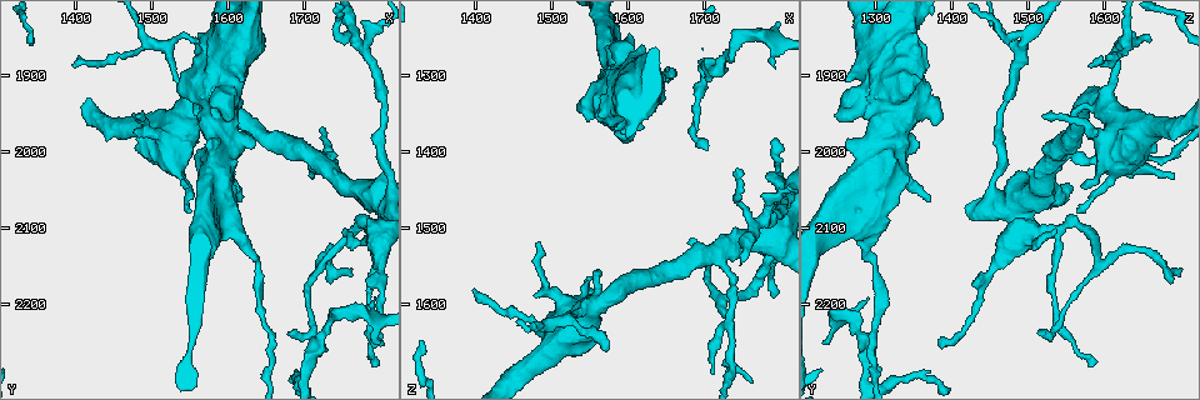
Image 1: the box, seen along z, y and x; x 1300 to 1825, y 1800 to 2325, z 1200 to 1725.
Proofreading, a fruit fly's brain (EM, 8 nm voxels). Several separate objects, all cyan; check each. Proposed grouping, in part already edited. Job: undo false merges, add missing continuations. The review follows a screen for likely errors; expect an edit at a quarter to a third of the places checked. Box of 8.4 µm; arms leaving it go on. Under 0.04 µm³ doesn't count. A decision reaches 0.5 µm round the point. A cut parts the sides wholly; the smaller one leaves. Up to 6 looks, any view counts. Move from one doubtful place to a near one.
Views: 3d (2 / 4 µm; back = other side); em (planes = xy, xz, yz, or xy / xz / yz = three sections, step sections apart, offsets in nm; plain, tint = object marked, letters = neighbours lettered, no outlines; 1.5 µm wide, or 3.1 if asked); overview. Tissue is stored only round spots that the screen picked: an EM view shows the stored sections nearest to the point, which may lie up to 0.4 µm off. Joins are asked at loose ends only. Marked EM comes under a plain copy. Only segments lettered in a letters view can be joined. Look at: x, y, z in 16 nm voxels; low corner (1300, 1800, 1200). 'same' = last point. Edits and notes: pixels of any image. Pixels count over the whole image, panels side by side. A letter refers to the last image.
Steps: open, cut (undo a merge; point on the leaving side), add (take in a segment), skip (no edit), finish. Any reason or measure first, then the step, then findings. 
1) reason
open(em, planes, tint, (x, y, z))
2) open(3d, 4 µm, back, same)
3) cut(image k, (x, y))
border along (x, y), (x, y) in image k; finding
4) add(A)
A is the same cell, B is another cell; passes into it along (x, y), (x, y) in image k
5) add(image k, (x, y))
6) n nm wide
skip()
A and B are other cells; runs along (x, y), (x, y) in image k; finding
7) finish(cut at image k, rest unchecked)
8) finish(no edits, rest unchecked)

abrupt turn
open(em, xz, step 8, letters, (1735, 2135, 1590))

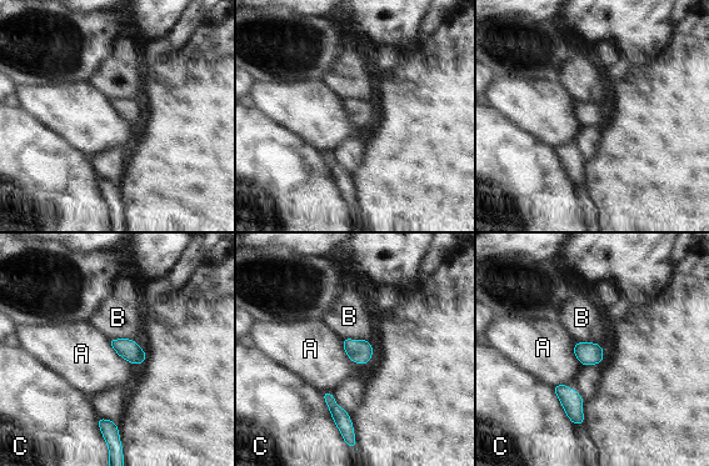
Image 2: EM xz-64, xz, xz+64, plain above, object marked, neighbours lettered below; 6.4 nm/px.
another direction
open(em, planes, letters, same)

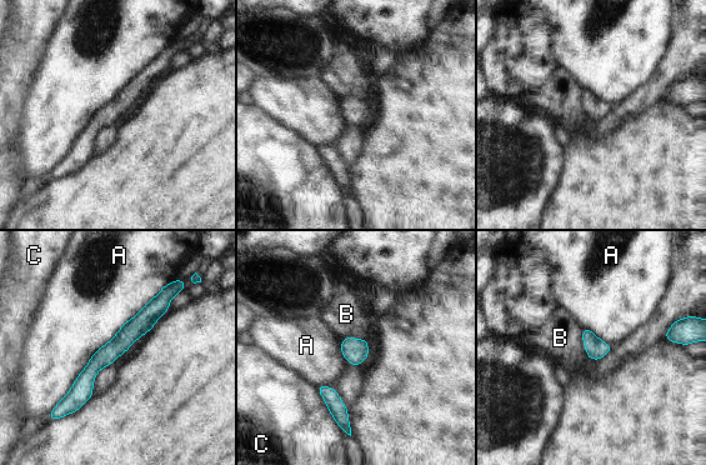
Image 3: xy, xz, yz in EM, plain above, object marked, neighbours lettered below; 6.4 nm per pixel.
skip()
A, B and C are other cells; border along (582, 329), (582, 346), (587, 356) in image 3; continuous, no second neuron

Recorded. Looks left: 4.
three-way junction
open(3d, 4 µm, (1775, 1865, 1490))

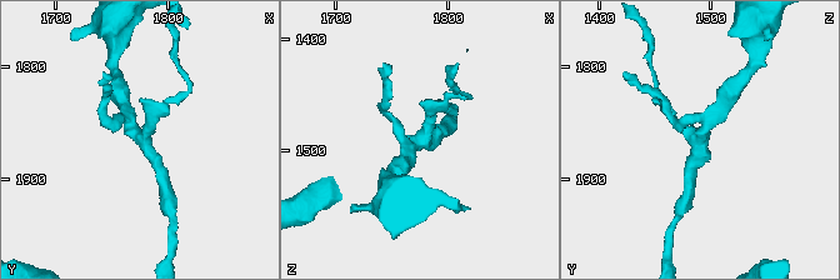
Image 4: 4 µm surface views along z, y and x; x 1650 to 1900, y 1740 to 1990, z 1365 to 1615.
now the EM
open(em, xz, step 8, tint, (1778, 1862, 1492))

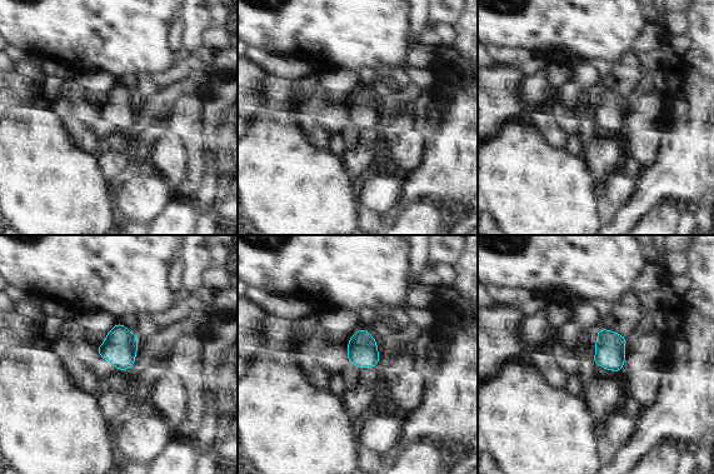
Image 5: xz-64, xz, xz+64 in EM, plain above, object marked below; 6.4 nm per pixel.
cut it another way
open(em, planes, letters, same)

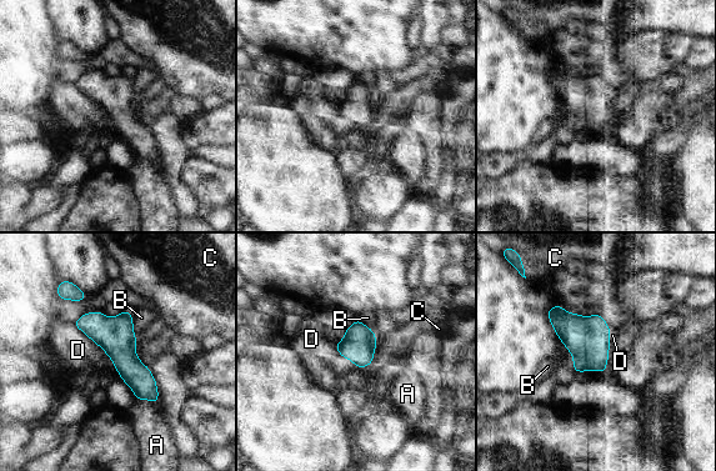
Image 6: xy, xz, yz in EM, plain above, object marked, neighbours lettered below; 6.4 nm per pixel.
skip()
A, B, C and D are other cells; one neuron here

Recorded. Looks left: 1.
finish(no edits, rest unchecked)

